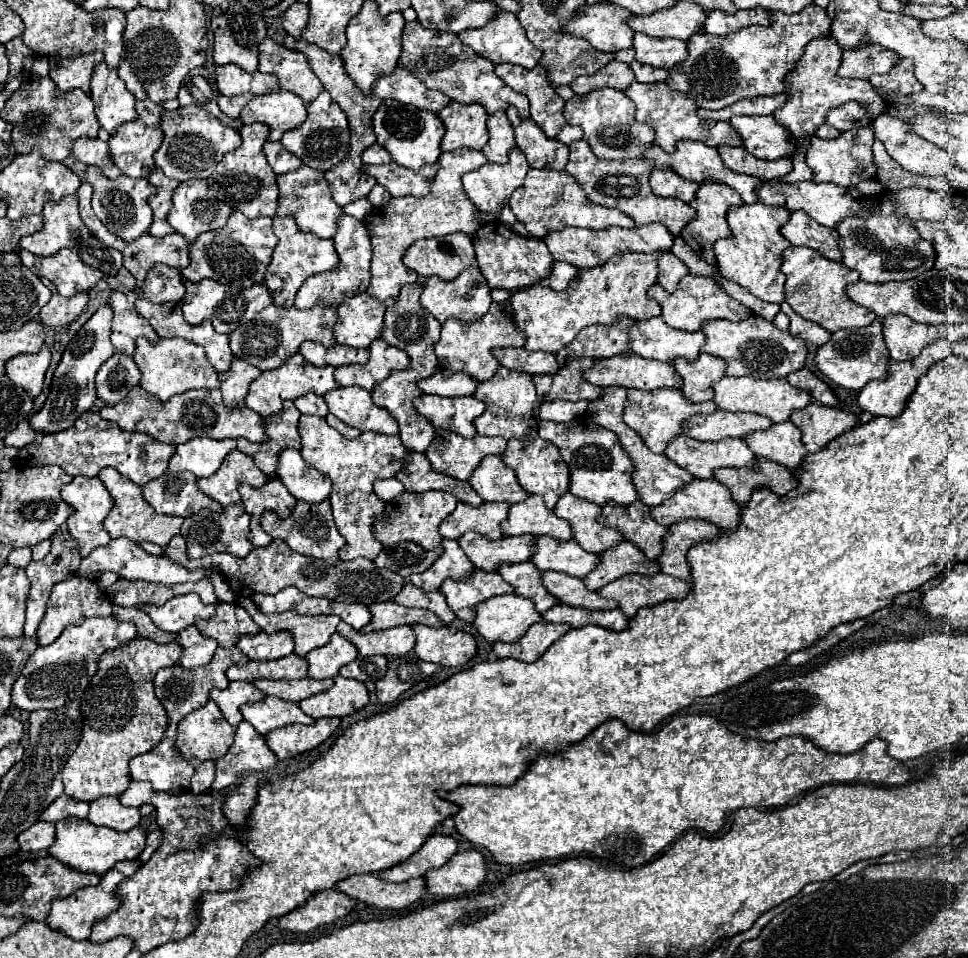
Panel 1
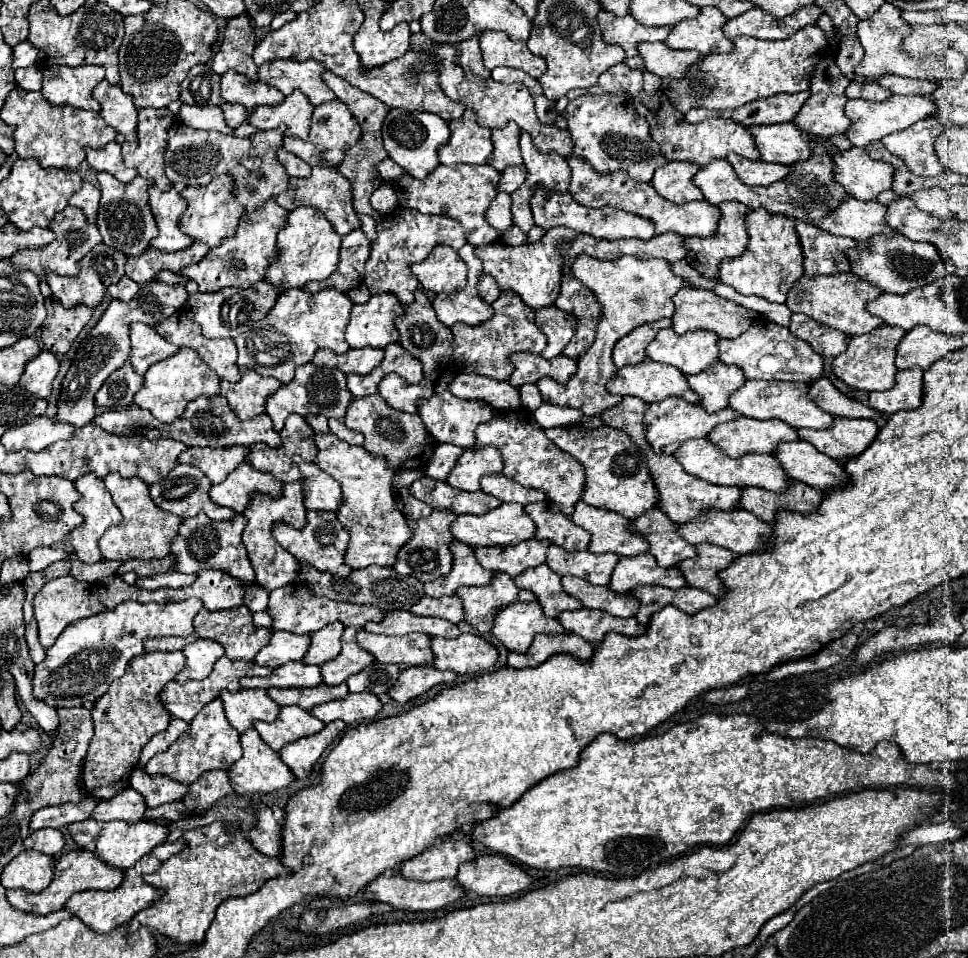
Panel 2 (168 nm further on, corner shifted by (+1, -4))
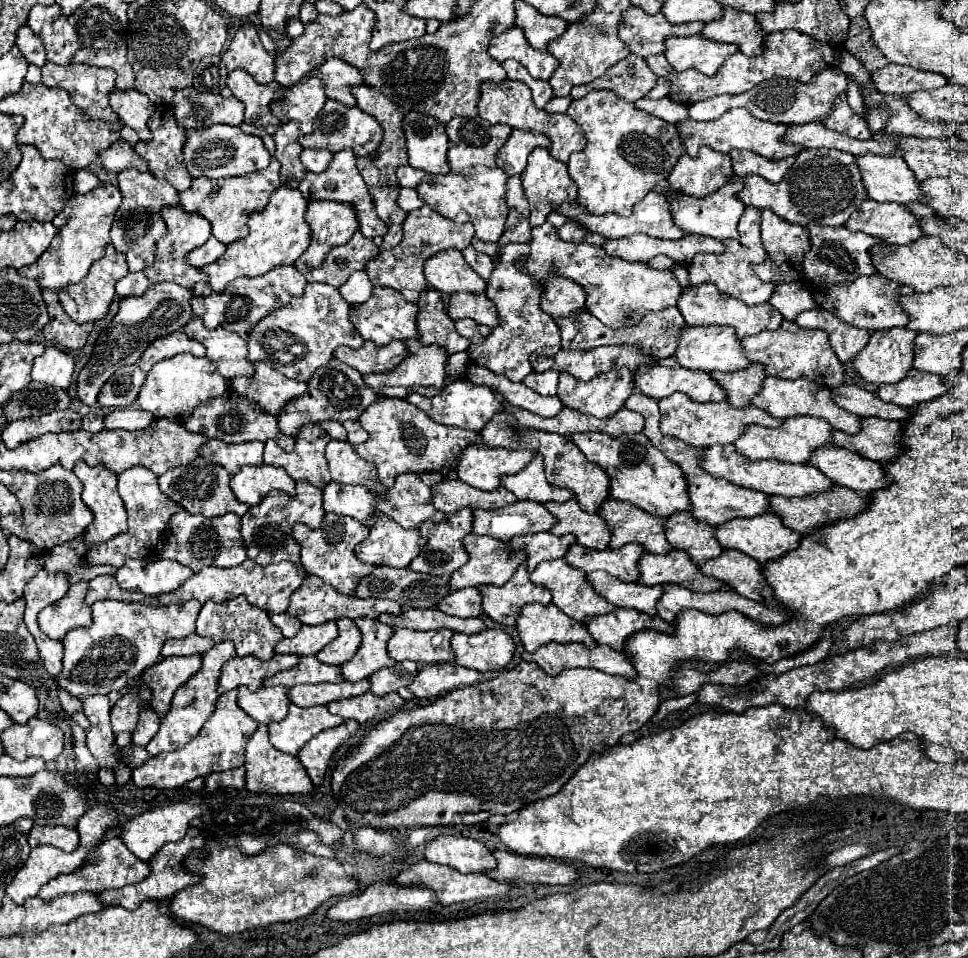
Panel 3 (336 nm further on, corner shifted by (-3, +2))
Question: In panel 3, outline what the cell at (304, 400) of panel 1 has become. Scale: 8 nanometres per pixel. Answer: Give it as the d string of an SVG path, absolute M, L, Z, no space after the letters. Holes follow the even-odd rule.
M322 421L320 427L326 429L326 433L328 433L332 439L346 439L346 429L344 429L342 423L338 423L338 421Z

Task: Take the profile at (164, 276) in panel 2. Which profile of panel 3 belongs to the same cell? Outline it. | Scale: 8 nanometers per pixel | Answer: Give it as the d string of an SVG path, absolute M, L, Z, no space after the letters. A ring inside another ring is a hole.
M166 205L162 211L160 211L162 219L166 221L168 225L168 231L166 235L156 243L156 261L144 269L144 275L152 281L152 283L164 283L164 281L174 281L186 289L192 289L198 281L208 281L208 277L198 271L196 267L190 267L186 265L186 253L190 253L192 249L196 249L198 245L204 245L210 237L210 223L200 217L200 215L194 215L194 213L188 213L184 211L180 205L172 207L172 205Z

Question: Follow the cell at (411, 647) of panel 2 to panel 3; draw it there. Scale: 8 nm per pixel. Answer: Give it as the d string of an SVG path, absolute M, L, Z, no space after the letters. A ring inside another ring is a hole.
M394 629L388 641L388 655L394 661L416 661L416 663L444 663L452 661L450 637L454 631L450 629L434 629L434 631L412 631L412 629Z

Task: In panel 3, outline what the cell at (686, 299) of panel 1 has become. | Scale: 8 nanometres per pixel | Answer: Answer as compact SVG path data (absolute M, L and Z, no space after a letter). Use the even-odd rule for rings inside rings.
M702 283L696 287L688 287L684 289L684 293L678 299L678 309L684 315L688 325L732 325L736 329L736 335L742 339L744 335L756 335L764 329L778 329L778 325L782 323L782 315L770 305L770 303L760 303L760 305L746 305L744 301L738 301L730 295L720 293L714 285L710 283Z

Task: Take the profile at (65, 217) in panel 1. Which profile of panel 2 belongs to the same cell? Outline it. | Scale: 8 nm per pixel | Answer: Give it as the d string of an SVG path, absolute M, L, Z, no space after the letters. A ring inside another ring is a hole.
M68 205L64 211L54 215L54 219L50 223L50 229L56 233L56 241L52 241L48 247L42 247L42 249L18 251L12 257L14 267L32 271L42 281L46 279L46 273L56 273L56 275L66 275L66 277L78 275L78 271L80 271L78 261L82 261L90 249L94 249L98 243L102 243L102 237L100 237L100 231L98 231L96 223L88 223L82 209Z

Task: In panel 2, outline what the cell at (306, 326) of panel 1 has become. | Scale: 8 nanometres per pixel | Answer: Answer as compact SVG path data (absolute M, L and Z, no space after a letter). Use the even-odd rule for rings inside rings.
M332 287L318 293L310 293L306 289L284 291L266 319L258 321L252 331L246 331L236 339L238 367L254 369L258 375L276 377L282 383L290 383L296 365L310 363L318 349L332 349L334 353L346 353L350 349L344 339L350 309L352 301L348 295Z

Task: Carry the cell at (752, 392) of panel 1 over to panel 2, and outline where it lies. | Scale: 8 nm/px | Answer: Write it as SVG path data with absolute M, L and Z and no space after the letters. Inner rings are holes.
M746 381L744 387L740 387L730 397L730 407L744 417L750 419L782 419L784 423L790 423L792 427L800 429L830 429L834 423L834 417L826 411L822 411L810 397L808 397L808 385L806 383L790 383L790 381Z

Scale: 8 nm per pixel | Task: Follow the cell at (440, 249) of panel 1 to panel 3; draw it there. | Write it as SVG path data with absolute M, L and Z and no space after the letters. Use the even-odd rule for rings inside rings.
M448 249L430 257L424 263L424 275L430 287L448 295L458 291L482 293L486 289L482 277L478 277L470 269L470 265L466 263L466 259L458 249Z

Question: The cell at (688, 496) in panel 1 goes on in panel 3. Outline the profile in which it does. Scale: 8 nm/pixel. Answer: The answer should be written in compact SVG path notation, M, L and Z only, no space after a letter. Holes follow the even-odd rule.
M762 513L758 517L748 517L748 519L732 519L732 521L726 521L724 525L716 527L716 539L722 547L738 549L738 551L750 555L752 559L756 559L758 563L764 563L768 559L778 559L780 555L796 549L800 537L802 537L800 533L784 527L782 519L774 513Z

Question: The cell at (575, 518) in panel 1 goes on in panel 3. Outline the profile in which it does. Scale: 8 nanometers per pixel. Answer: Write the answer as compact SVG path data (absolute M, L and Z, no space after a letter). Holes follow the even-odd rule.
M606 499L596 511L610 529L610 547L638 543L648 553L668 553L670 543L664 537L664 519L654 517L628 501Z

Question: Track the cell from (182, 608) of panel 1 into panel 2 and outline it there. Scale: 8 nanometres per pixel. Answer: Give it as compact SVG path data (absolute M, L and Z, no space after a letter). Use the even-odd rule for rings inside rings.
M186 599L180 603L136 603L136 601L126 601L120 603L114 611L104 611L98 613L94 617L86 617L82 621L76 621L72 625L68 625L62 635L56 639L56 643L46 651L46 659L36 665L36 673L34 673L34 695L38 699L42 699L44 703L52 705L52 707L86 707L92 709L96 699L100 699L112 681L120 679L126 673L126 667L132 659L144 655L144 641L152 639L152 637L188 637L194 633L194 625L192 619L194 615L202 609L202 601L198 603L198 599ZM92 655L98 655L102 659L102 667L100 671L90 671L90 659Z

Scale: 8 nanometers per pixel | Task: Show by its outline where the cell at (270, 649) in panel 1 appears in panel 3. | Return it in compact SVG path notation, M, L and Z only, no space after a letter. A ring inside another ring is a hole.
M334 621L316 625L316 627L302 625L298 635L292 637L292 639L282 639L274 647L274 653L294 653L294 655L300 655L300 657L302 655L316 655L336 635L338 635L338 629L336 629Z

